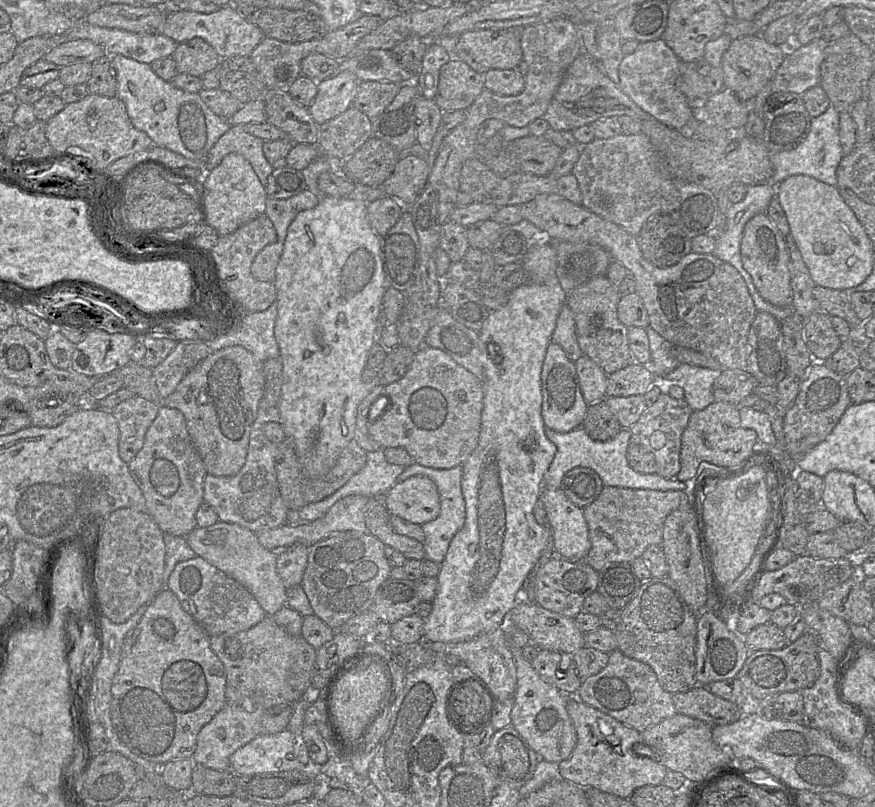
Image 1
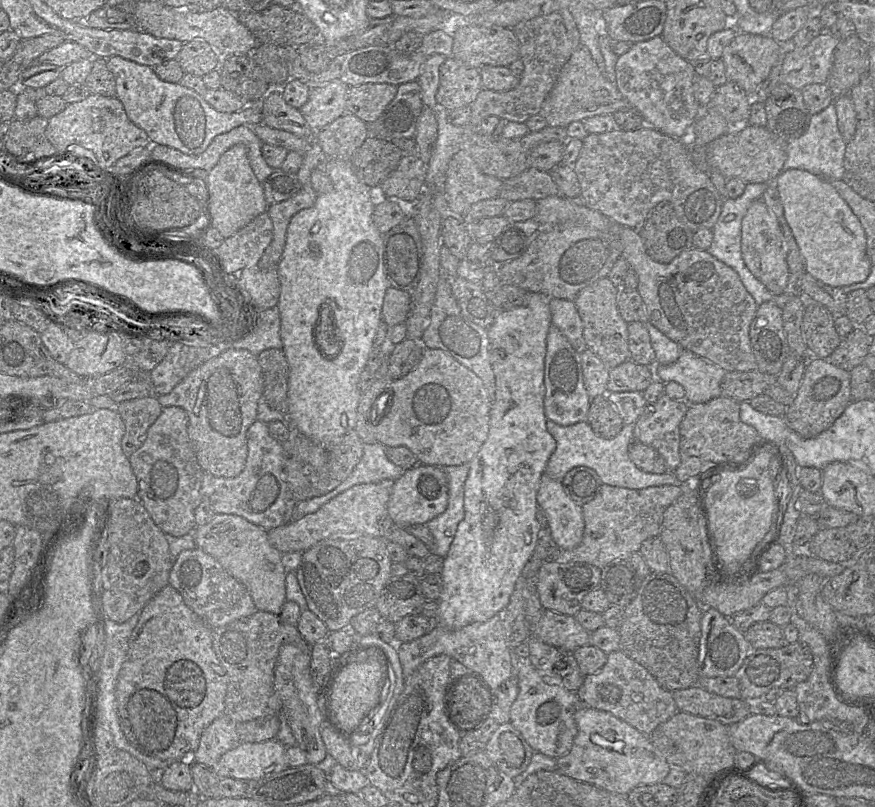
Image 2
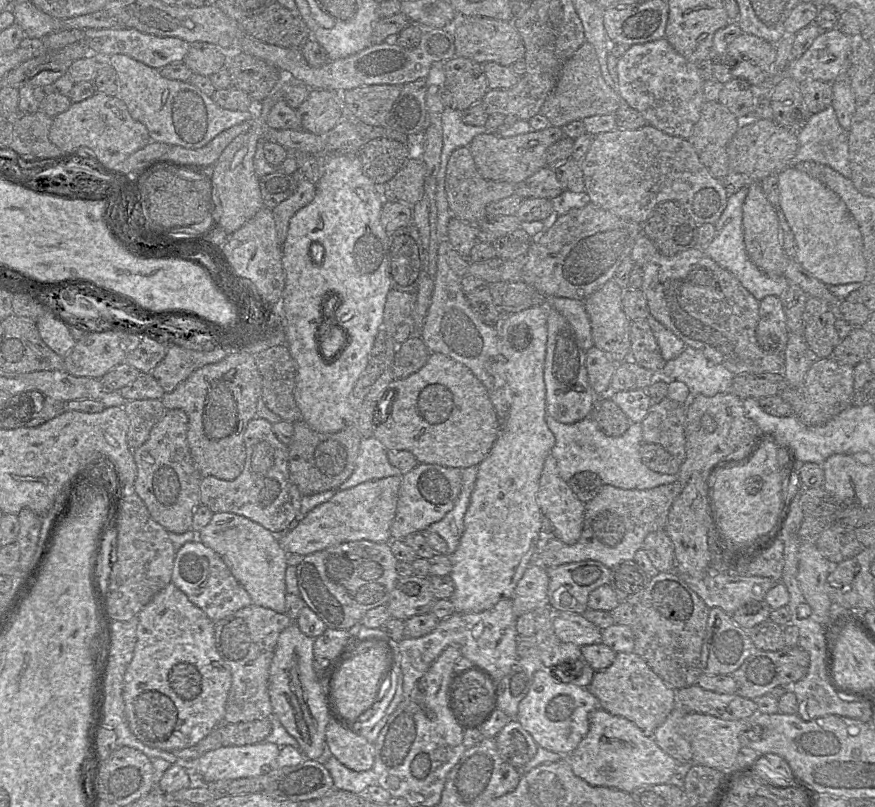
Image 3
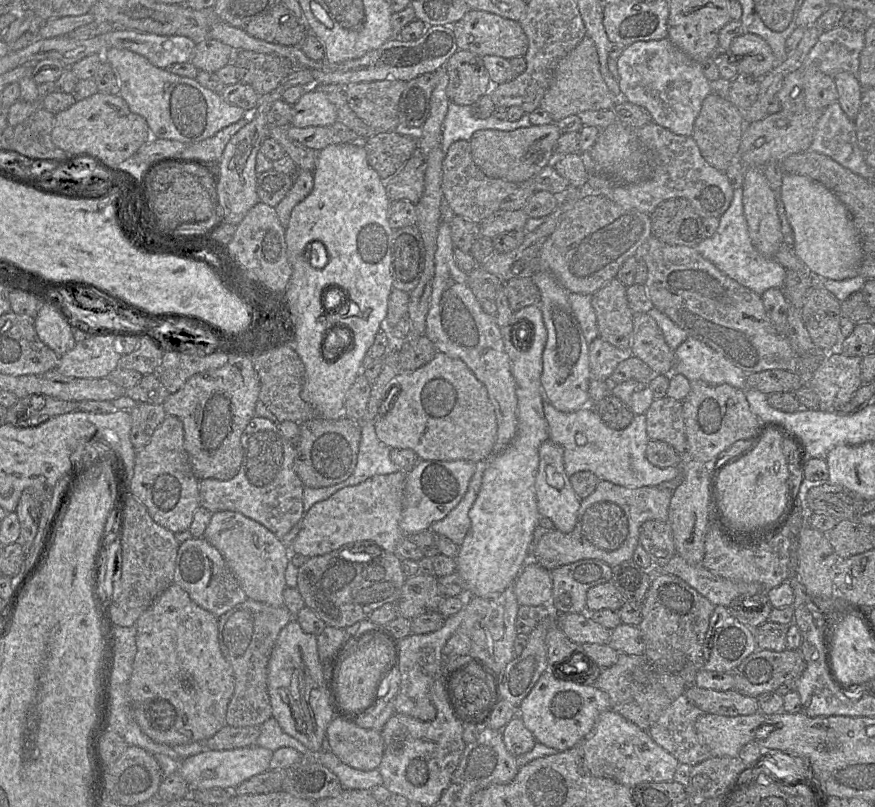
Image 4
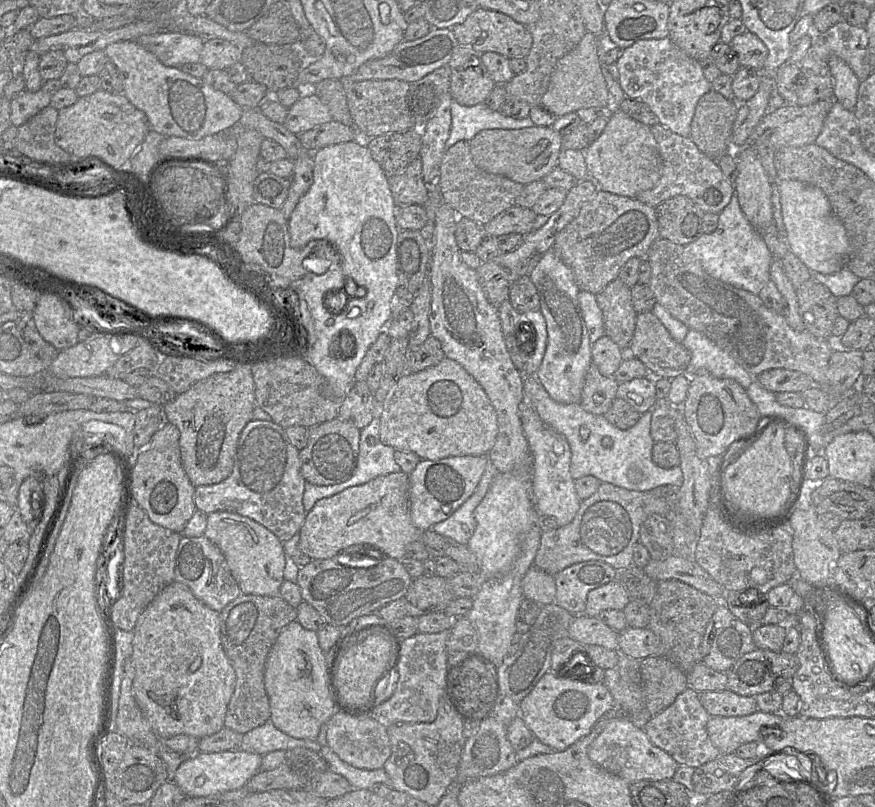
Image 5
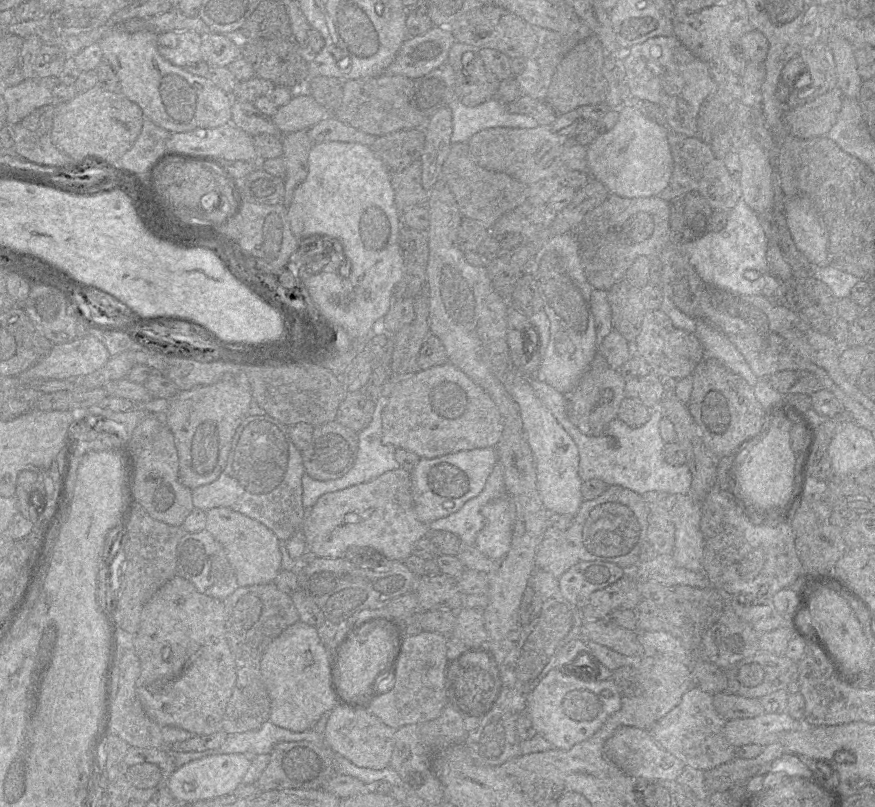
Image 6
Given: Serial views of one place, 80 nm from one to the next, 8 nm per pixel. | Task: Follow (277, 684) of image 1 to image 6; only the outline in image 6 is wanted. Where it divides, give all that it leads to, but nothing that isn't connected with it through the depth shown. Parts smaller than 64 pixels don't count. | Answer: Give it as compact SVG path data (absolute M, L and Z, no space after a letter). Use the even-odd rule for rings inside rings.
M274 582L238 587L223 600L226 612L226 639L235 660L237 680L222 720L222 730L227 734L242 733L260 728L270 718L270 699L262 680L260 662L270 645L286 628L299 621L292 597L279 590Z

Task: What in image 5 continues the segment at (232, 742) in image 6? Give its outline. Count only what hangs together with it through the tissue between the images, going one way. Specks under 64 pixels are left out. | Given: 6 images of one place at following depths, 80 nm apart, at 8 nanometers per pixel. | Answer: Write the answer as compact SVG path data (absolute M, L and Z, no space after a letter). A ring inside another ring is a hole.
M270 718L261 726L243 734L241 750L259 755L265 755L276 750L290 750L305 747L320 751L322 747L317 740L293 738L277 729Z

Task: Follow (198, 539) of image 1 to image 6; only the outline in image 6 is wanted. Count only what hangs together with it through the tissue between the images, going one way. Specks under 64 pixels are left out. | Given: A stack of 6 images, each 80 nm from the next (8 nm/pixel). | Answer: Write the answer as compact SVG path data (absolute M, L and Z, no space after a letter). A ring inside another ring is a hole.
M226 507L206 512L206 528L224 548L235 573L238 587L274 582L281 569L280 541L276 535L257 520Z

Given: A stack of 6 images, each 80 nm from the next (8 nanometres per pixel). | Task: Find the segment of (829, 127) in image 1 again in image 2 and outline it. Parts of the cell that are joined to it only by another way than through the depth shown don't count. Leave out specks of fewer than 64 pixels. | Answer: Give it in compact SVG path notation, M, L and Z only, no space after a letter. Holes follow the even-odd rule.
M831 103L821 112L811 115L807 131L786 145L787 158L782 171L801 169L827 180L843 180L846 145L838 129L836 108Z

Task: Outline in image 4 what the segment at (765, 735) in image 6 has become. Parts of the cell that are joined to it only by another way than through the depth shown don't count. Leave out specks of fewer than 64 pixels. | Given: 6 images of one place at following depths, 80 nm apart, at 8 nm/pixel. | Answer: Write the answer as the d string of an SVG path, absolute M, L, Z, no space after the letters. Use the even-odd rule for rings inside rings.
M758 711L752 715L742 716L722 716L716 714L702 714L695 722L695 729L699 739L710 749L713 756L737 756L739 750L748 742L756 740L756 730L762 724L773 725L766 723L766 717Z

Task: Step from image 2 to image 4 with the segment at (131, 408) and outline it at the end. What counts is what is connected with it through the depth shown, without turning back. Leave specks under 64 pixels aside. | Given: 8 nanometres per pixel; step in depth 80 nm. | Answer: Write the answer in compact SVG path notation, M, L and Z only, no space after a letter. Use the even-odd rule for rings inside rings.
M138 403L130 410L132 426L130 440L136 450L144 447L155 429L164 421L166 413L162 405Z

